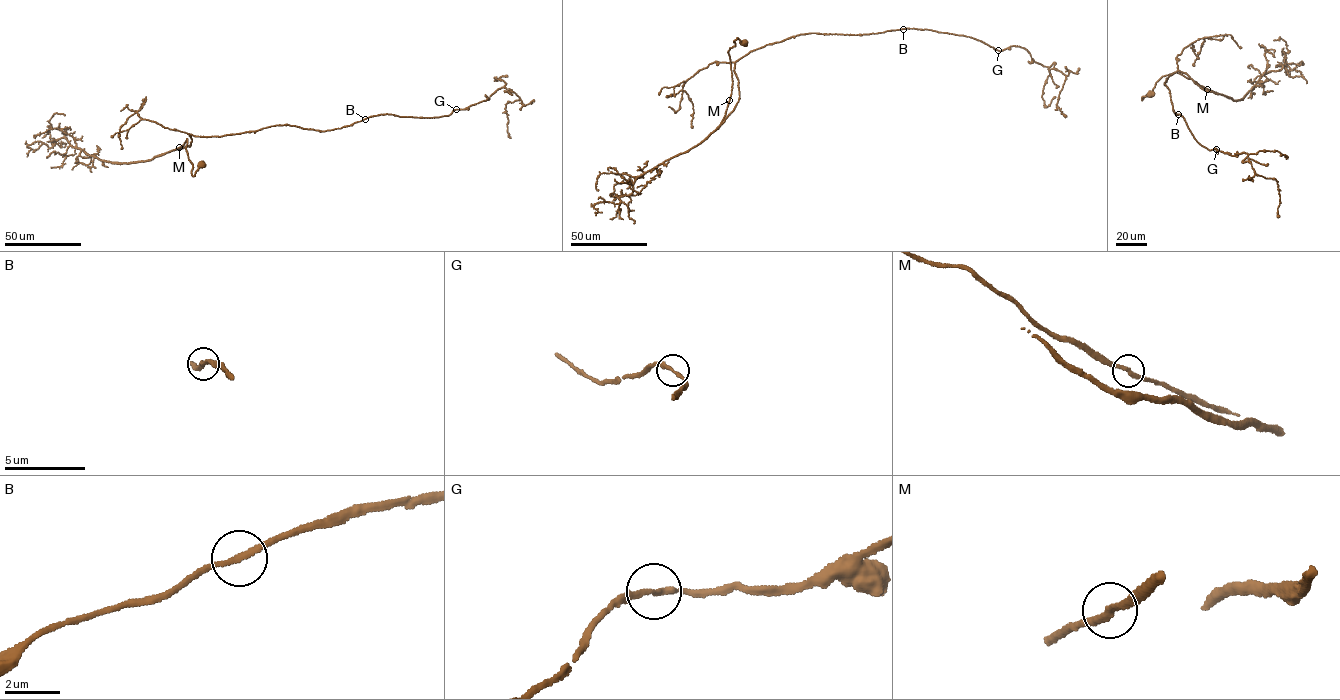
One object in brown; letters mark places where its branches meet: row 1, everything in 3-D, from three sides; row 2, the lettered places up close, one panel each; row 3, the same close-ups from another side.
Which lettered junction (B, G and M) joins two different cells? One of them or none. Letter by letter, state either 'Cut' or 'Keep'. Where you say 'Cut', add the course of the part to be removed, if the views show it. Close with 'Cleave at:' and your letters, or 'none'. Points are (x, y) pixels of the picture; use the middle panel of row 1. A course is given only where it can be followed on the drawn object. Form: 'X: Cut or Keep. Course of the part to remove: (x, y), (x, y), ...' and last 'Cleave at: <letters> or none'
B: Keep
G: Keep
M: Keep
Cleave at: none

